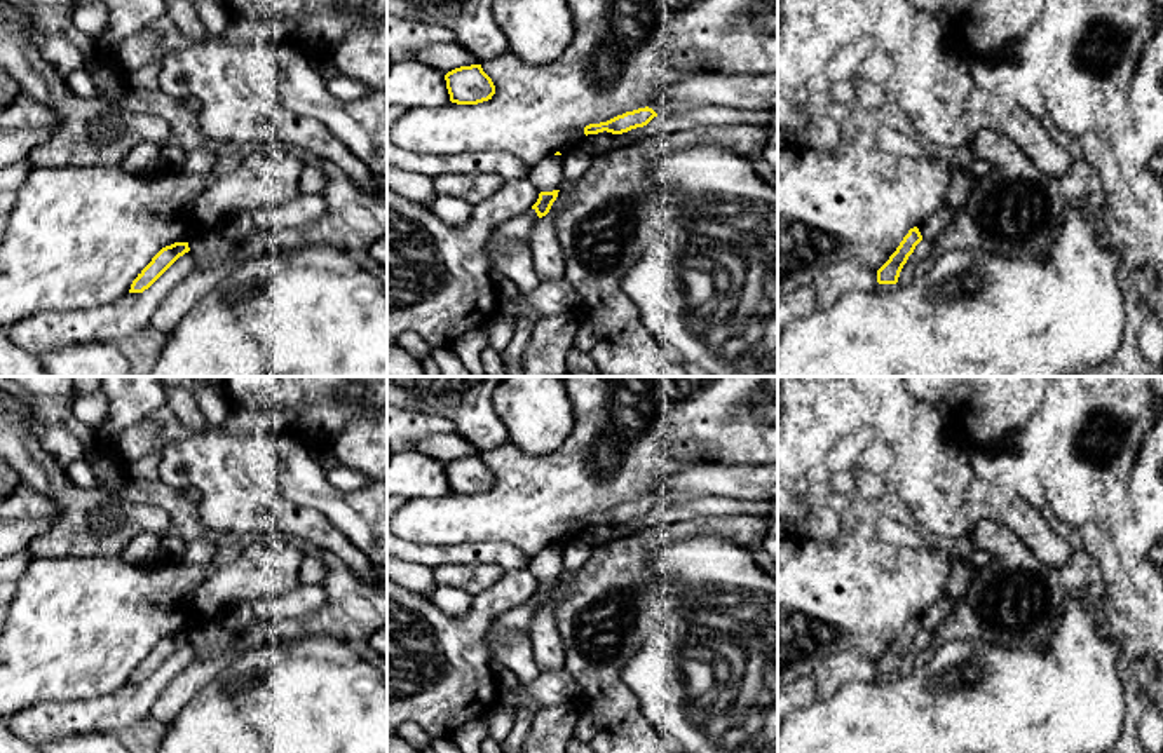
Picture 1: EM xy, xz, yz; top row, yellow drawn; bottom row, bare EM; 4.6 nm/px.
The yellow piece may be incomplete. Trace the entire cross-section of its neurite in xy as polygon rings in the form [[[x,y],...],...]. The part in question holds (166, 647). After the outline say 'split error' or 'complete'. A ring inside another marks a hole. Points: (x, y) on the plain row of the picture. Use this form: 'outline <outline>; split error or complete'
outline [[[174,633],[162,638],[133,671],[129,683],[143,683],[148,680],[180,647],[188,641],[188,633]]]; complete

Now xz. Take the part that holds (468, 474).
outline [[[481,455],[460,457],[445,465],[450,492],[457,495],[478,495],[492,490],[495,476]]]; complete

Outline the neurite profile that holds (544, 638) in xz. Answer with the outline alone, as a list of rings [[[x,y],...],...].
[[[567,573],[560,579],[549,603],[539,610],[528,629],[534,659],[542,671],[561,668],[565,661],[563,640],[556,626],[556,605],[574,591]]]

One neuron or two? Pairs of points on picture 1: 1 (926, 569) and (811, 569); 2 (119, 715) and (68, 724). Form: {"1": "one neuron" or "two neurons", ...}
{"1": "one neuron", "2": "one neuron"}

